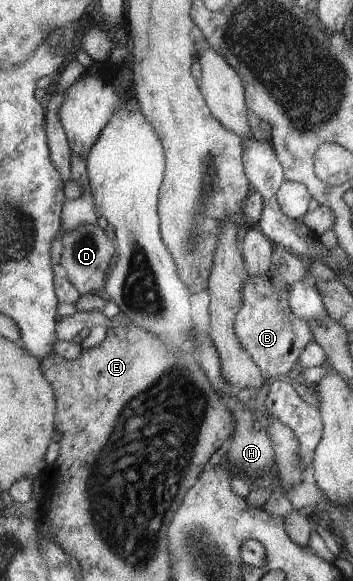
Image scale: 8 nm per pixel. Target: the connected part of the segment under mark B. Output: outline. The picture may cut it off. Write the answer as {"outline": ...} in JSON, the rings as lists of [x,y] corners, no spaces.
{"outline":[[[269,277],[250,278],[243,288],[244,306],[236,321],[236,330],[243,347],[271,380],[287,378],[291,369],[298,368],[300,357],[314,333],[303,318],[294,314],[290,304],[290,285]]]}

